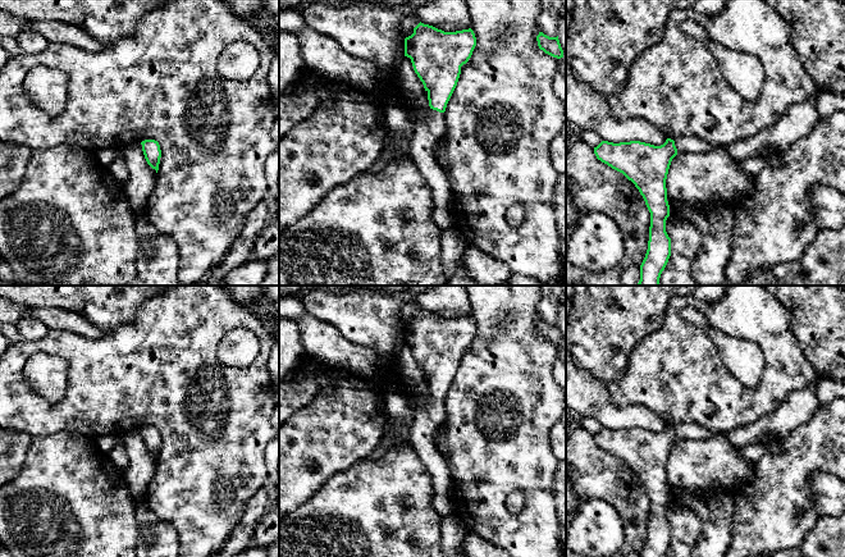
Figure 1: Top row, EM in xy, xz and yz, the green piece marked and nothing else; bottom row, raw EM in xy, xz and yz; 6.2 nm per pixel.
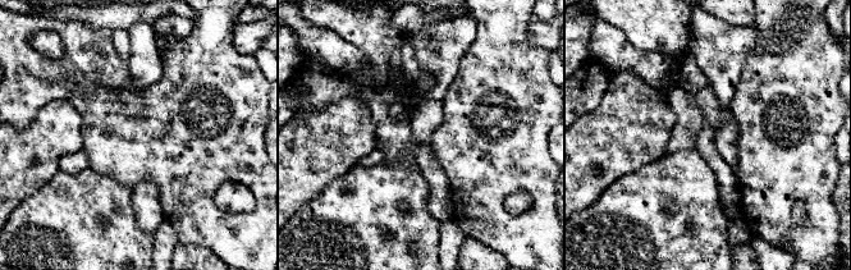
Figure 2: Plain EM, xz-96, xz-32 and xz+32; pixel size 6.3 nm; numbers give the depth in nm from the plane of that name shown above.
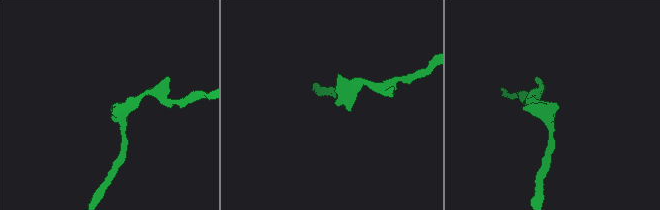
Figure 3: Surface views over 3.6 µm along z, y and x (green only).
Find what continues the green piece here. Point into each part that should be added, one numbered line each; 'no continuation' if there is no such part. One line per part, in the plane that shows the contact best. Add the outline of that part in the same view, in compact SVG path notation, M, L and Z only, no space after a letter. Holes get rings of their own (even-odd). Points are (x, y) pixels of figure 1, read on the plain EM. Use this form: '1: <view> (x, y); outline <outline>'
1: xz (428, 418); outline M430 396L422 407L416 408L408 442L430 475L434 510L442 517L448 517L456 511L453 480L443 455L434 443L435 429L444 420L446 401Z

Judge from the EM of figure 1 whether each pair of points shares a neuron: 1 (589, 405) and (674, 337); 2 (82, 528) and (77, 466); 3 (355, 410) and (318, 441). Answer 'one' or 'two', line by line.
1: two
2: one
3: one

